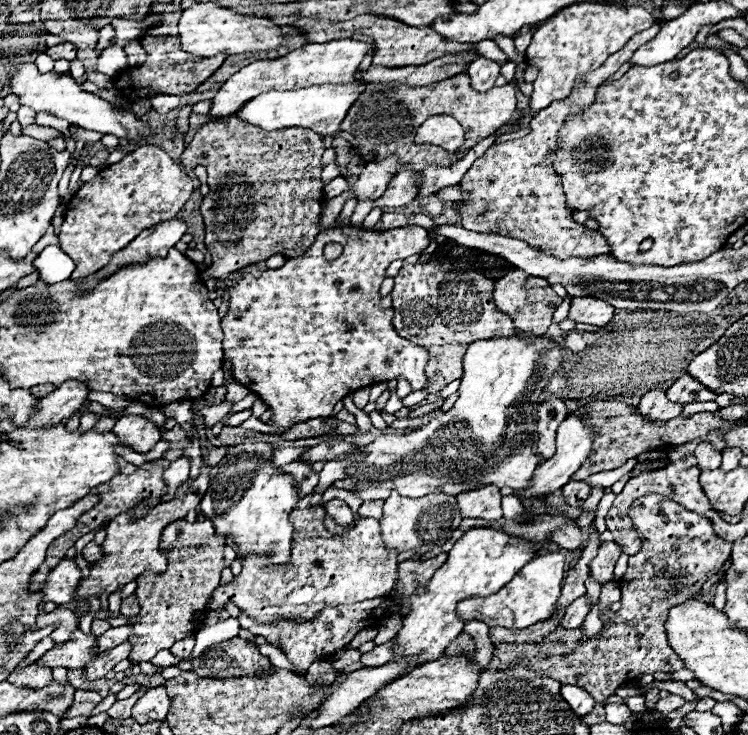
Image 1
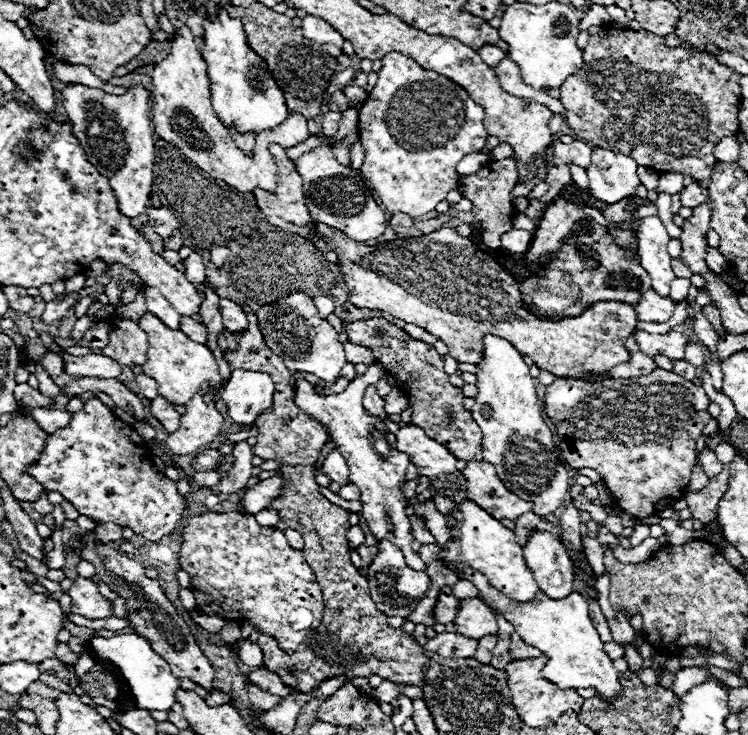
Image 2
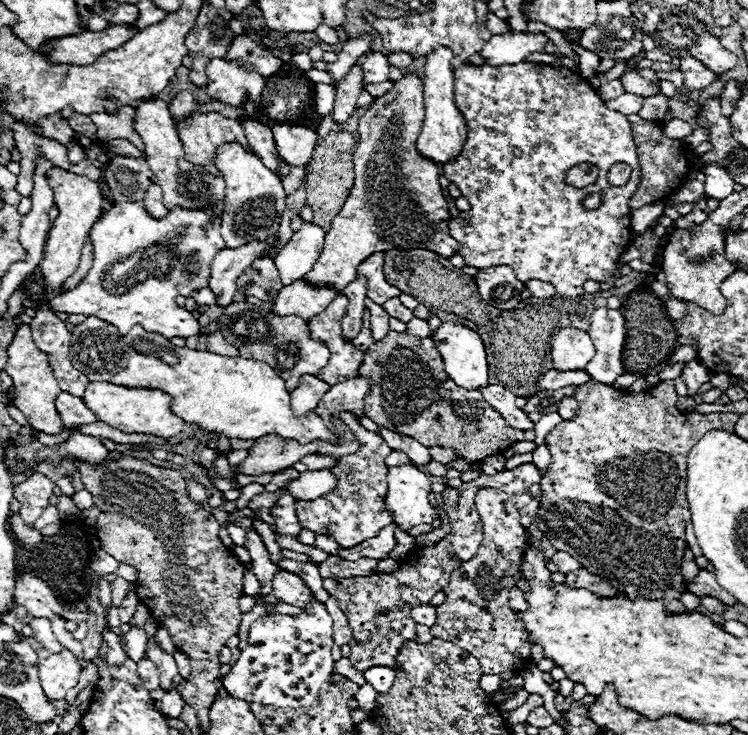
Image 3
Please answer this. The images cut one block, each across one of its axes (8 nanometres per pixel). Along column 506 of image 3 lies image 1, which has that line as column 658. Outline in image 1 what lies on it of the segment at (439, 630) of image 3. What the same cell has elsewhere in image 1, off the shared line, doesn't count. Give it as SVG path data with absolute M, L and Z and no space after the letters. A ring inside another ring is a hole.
M658 494L636 500L630 518L636 532L642 536L642 550L628 560L628 570L620 580L622 608L614 612L602 640L586 638L578 628L556 628L536 644L498 642L494 644L488 668L526 666L542 676L558 680L560 684L586 688L596 702L604 702L624 682L642 674L670 674L684 668L684 662L666 642L664 622L668 610L698 594L704 582L730 558L732 544L716 538L712 534L712 524L706 518L696 516Z

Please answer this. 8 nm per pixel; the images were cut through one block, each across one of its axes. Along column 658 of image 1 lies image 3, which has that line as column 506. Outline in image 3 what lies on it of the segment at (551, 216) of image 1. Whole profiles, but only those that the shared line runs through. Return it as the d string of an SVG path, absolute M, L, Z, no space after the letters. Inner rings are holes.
M488 10L488 14L486 14L486 28L492 32L492 34L504 34L504 32L508 32L510 30L510 26L508 26L508 22L506 20L502 20L502 18L498 18L494 12L490 12Z

